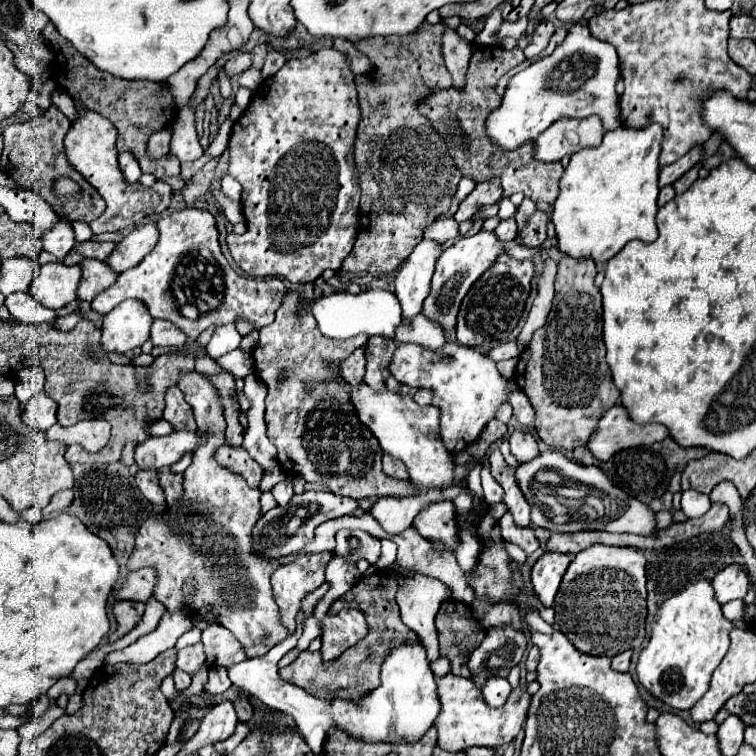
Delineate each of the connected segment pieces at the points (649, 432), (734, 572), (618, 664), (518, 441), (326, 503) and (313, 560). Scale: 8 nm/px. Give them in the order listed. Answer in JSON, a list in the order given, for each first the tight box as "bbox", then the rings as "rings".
[{"bbox":[587,404,667,462],"rings":[[[617,404],[599,420],[595,432],[587,442],[587,448],[599,462],[607,462],[619,450],[649,446],[655,442],[663,442],[665,438],[667,438],[665,426],[635,424],[625,414],[625,408]]]},{"bbox":[713,566,749,606],"rings":[[[727,566],[725,570],[721,570],[717,574],[717,578],[713,578],[713,592],[715,592],[715,600],[723,606],[731,600],[743,600],[747,590],[749,590],[749,580],[745,578],[743,570],[737,570],[737,566]]]},{"bbox":[611,650,631,672],"rings":[[[631,650],[621,652],[611,660],[611,668],[617,670],[617,672],[627,672],[629,670],[629,660],[631,660]]]},{"bbox":[509,430,539,462],"rings":[[[523,430],[511,432],[509,444],[511,444],[511,454],[517,458],[517,462],[529,462],[539,454],[539,444],[531,432],[523,432]]]},{"bbox":[253,490,357,558],"rings":[[[309,490],[303,494],[295,494],[289,500],[289,504],[275,506],[273,510],[269,510],[259,518],[257,526],[253,528],[253,540],[255,540],[257,552],[265,558],[281,558],[281,556],[299,552],[313,540],[313,532],[319,524],[333,518],[341,518],[355,510],[357,510],[357,500],[349,496],[337,496],[329,490]]]},{"bbox":[271,552,331,634],"rings":[[[331,552],[317,554],[299,554],[293,562],[279,566],[271,576],[273,596],[279,606],[281,624],[289,634],[295,634],[295,616],[301,604],[301,598],[307,592],[319,588],[325,580],[325,566],[331,558]]]}]

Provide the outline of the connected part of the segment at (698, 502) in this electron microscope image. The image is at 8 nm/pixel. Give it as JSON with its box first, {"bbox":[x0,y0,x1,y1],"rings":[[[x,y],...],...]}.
{"bbox":[681,490,711,518],"rings":[[[683,490],[681,492],[681,510],[687,518],[701,518],[711,508],[711,500],[707,494],[697,490]]]}

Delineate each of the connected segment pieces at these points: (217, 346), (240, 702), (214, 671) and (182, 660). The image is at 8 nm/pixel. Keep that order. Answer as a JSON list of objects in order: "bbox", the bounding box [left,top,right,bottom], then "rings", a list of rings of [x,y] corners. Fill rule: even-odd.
[{"bbox":[207,324,241,360],"rings":[[[225,324],[225,326],[215,328],[215,332],[211,336],[211,342],[207,346],[207,352],[215,360],[215,358],[239,348],[239,342],[241,342],[241,334],[237,332],[237,328]]]},{"bbox":[233,698,253,722],"rings":[[[237,698],[237,700],[233,700],[233,706],[235,706],[235,712],[237,712],[239,722],[247,722],[247,720],[251,720],[251,716],[253,716],[253,708],[251,708],[249,700],[245,700],[245,698]]]},{"bbox":[205,668,231,694],"rings":[[[211,668],[209,670],[209,680],[205,684],[205,692],[223,694],[229,686],[231,686],[231,682],[229,682],[229,678],[225,674],[225,668]]]},{"bbox":[177,642,205,674],"rings":[[[201,642],[193,644],[193,646],[187,646],[187,648],[177,652],[177,668],[185,670],[189,674],[193,674],[197,668],[201,668],[203,662],[205,662],[205,654],[203,654]]]}]

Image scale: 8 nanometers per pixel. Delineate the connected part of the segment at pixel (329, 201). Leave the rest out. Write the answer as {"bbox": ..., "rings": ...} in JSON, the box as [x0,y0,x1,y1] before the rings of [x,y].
{"bbox":[227,48,361,284],"rings":[[[321,48],[317,52],[313,52],[307,58],[299,58],[299,60],[287,60],[283,64],[283,68],[267,78],[259,90],[255,92],[249,108],[241,114],[241,118],[235,122],[233,130],[231,130],[231,138],[229,138],[229,174],[233,178],[237,178],[237,182],[243,186],[243,194],[241,194],[241,204],[243,204],[243,216],[247,222],[247,232],[243,236],[237,234],[227,234],[227,246],[229,252],[233,256],[233,260],[237,262],[237,266],[247,272],[249,276],[255,278],[265,278],[265,276],[283,276],[293,284],[309,284],[315,282],[319,278],[319,274],[323,274],[325,270],[339,270],[343,260],[349,256],[355,238],[357,238],[357,210],[359,210],[359,196],[361,196],[361,188],[357,182],[357,168],[355,168],[355,160],[353,160],[353,148],[355,148],[355,132],[361,120],[361,112],[359,112],[359,104],[357,104],[357,90],[355,90],[355,74],[351,72],[349,60],[345,58],[343,52],[335,50],[335,48]]]}

